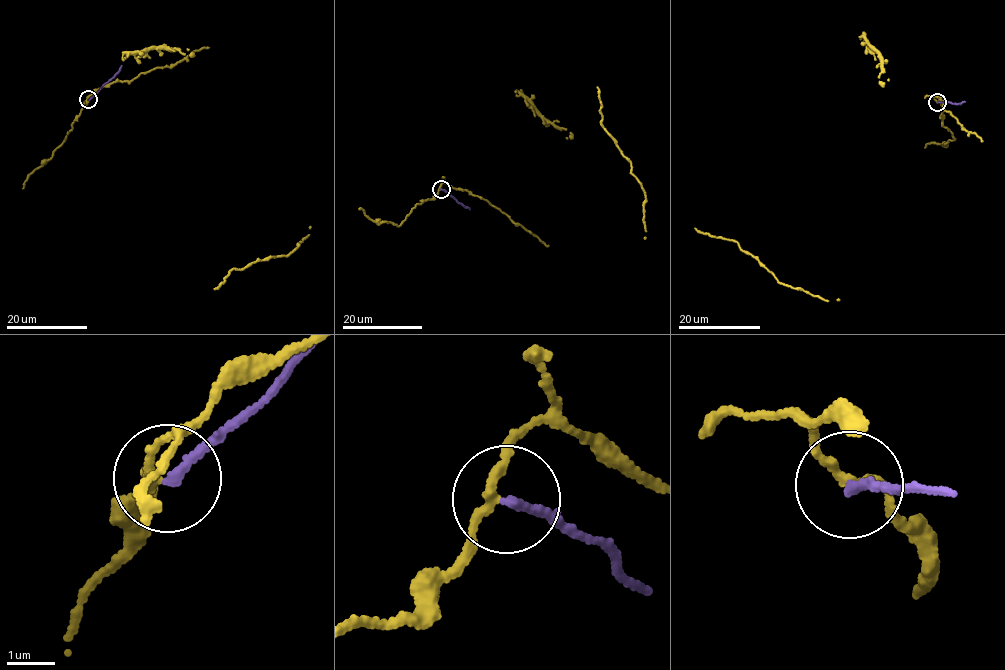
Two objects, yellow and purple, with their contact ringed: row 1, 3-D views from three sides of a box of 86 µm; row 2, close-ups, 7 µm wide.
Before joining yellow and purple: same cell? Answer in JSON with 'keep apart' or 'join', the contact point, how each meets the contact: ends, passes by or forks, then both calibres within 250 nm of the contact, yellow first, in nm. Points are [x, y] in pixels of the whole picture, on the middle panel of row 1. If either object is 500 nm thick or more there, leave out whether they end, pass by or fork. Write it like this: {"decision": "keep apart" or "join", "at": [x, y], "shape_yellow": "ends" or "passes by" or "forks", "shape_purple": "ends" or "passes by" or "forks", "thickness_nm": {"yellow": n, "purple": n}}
{"decision": "keep apart", "at": [441, 189], "shape_yellow": "passes by", "shape_purple": "ends", "thickness_nm": {"yellow": 180, "purple": 200}}

